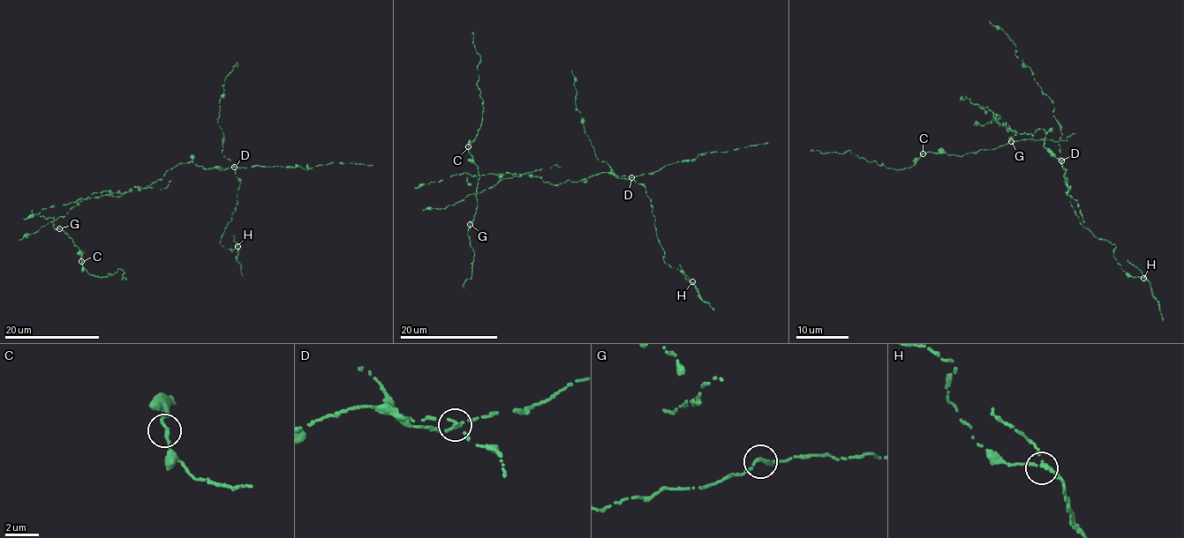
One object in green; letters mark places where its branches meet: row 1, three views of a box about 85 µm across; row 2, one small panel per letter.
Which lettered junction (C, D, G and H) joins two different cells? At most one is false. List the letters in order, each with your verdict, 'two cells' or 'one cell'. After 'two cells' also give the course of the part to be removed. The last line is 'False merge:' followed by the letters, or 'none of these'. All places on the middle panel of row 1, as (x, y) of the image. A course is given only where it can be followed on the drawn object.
C: one cell
D: two cells; course (631, 177), (598, 174), (555, 184), (524, 173), (503, 178), (490, 189), (468, 195), (446, 208), (422, 210)
G: one cell
H: one cell
False merge: D

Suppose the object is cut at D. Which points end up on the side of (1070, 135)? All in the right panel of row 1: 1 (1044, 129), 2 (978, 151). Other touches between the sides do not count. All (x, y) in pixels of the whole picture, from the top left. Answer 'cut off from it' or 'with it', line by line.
1: cut off from it
2: with it

